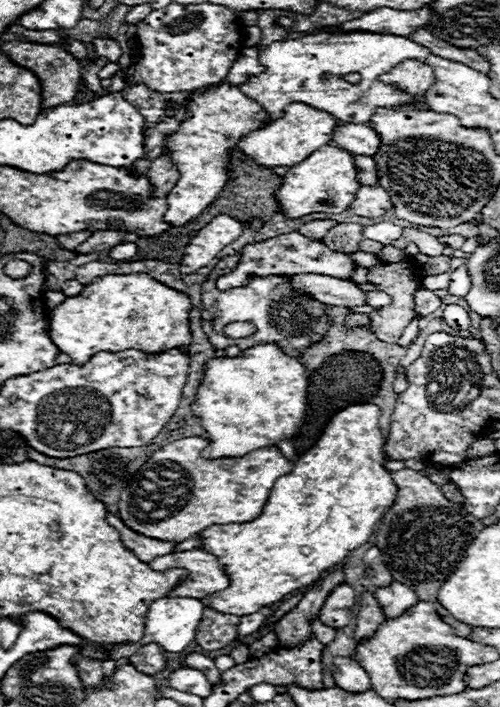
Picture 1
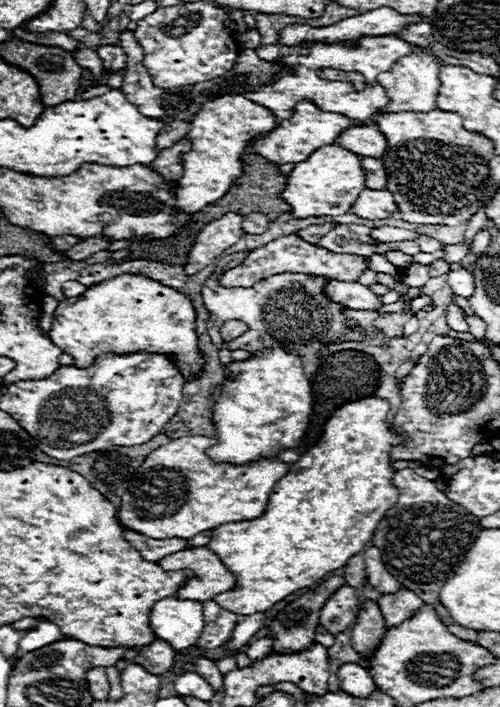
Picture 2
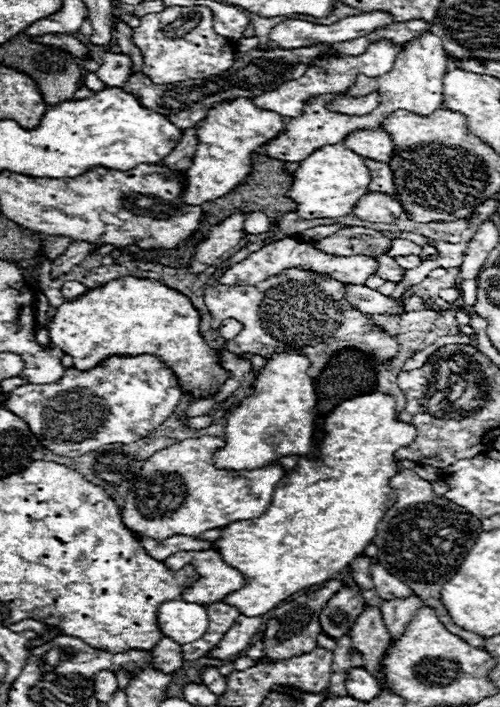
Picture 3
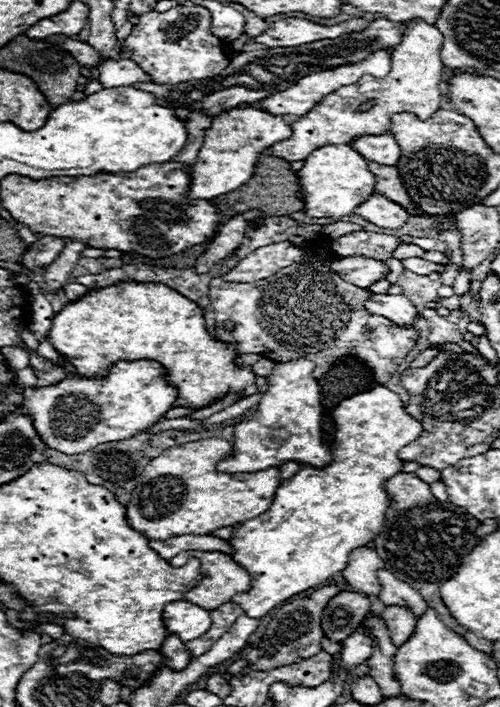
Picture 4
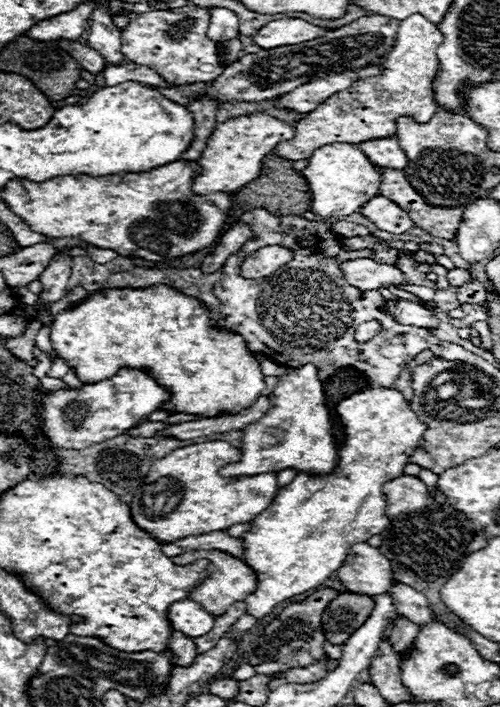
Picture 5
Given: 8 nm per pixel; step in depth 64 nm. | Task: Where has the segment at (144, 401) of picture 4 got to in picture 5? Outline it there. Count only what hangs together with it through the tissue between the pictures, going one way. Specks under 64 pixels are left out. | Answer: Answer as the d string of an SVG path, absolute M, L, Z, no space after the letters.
M120 368L118 374L108 380L84 384L78 390L62 388L36 396L36 400L40 402L40 420L44 434L54 446L68 450L82 450L92 444L100 444L114 436L126 434L134 426L146 422L146 418L152 412L160 410L168 398L170 392L142 368Z

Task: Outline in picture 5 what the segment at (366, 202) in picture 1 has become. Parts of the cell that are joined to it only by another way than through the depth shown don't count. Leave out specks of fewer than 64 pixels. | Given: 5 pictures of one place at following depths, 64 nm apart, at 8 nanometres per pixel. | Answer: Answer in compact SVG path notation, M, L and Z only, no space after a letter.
M374 196L374 200L370 200L370 204L364 204L358 210L362 216L366 216L370 222L374 222L380 230L392 232L392 234L402 234L412 226L410 216L392 200L384 198L384 196Z

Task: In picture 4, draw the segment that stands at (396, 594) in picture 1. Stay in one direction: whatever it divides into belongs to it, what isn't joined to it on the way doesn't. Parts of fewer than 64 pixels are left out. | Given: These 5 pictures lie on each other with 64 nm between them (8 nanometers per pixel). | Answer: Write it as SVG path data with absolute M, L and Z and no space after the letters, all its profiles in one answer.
M386 606L380 616L382 616L382 620L390 632L390 640L396 646L406 642L408 636L414 632L416 618L414 618L412 610L406 606Z

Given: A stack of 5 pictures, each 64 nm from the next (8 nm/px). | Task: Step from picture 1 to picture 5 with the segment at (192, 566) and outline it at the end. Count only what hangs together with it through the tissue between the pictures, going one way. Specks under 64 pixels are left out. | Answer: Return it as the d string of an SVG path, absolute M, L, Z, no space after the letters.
M194 550L194 552L186 552L182 556L174 556L172 562L178 564L178 566L184 566L184 564L192 564L194 560L208 560L208 578L198 586L194 588L194 592L190 592L190 600L196 600L202 604L202 608L206 612L210 612L212 616L218 616L220 612L224 612L230 604L246 598L250 592L256 590L256 574L254 570L244 564L242 560L226 554L226 552L206 552L206 550Z

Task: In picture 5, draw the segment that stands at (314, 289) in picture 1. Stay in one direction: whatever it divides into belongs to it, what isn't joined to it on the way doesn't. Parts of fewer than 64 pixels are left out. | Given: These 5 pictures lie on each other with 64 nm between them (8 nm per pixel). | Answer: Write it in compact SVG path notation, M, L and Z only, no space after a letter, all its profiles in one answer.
M406 298L388 300L386 302L386 314L390 314L400 324L424 326L424 328L438 326L438 320L422 304L418 304L414 300L406 300Z

